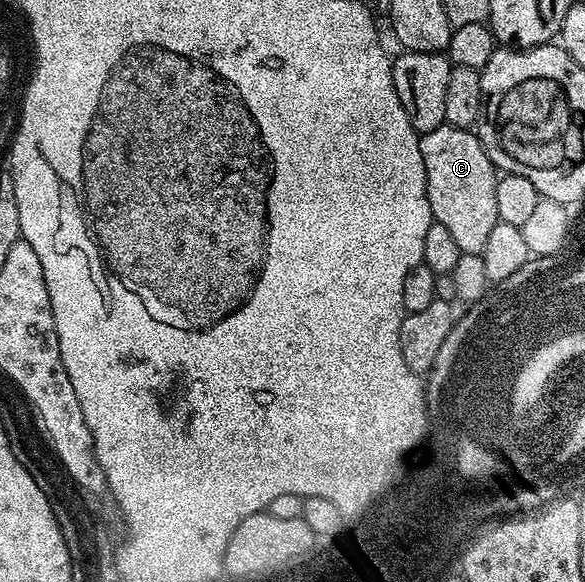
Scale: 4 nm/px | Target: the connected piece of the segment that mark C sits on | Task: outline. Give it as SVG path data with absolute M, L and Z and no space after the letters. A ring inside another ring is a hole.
M443 124L435 131L420 134L423 151L423 167L427 175L427 199L431 203L434 221L447 227L451 239L455 239L455 247L463 253L481 253L487 247L487 239L491 230L498 223L495 211L495 187L499 176L498 170L491 163L487 151L481 145L476 132L460 129L454 125Z

